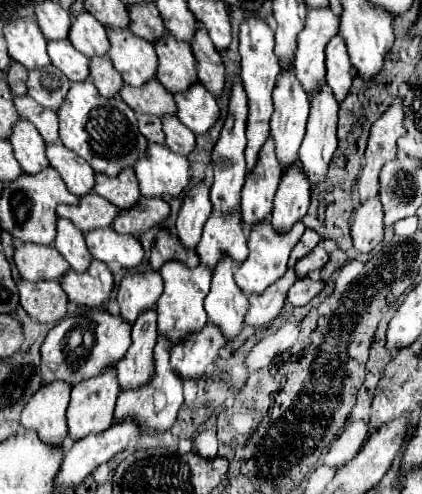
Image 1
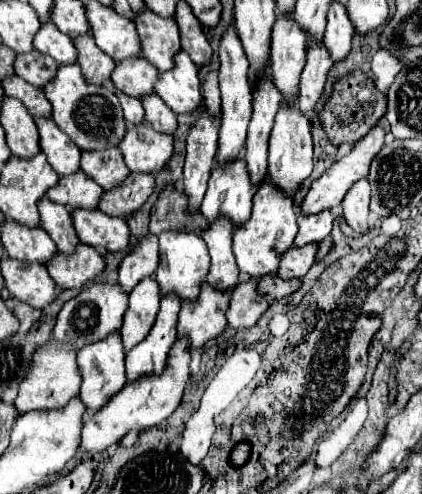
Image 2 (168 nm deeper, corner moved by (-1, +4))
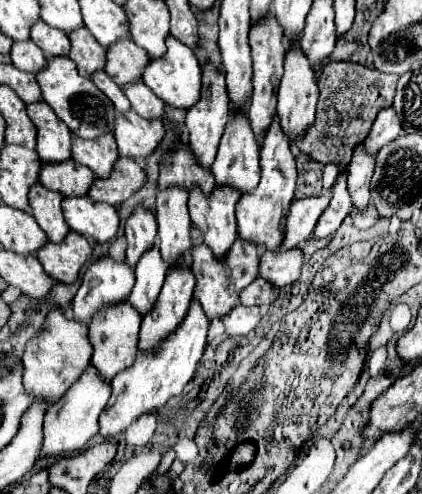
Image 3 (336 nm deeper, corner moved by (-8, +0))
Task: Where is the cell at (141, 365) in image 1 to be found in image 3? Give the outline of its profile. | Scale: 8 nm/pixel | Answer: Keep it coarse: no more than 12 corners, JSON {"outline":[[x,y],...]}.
{"outline":[[154,244],[136,264],[128,296],[140,314],[152,310],[168,264]]}

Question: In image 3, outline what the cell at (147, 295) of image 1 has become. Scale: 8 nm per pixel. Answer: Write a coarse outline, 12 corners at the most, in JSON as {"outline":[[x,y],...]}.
{"outline":[[136,208],[124,226],[128,238],[126,262],[154,244],[156,216]]}

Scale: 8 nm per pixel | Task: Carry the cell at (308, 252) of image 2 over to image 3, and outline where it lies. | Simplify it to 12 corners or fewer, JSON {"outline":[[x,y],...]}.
{"outline":[[300,250],[264,251],[258,276],[282,288],[300,276]]}

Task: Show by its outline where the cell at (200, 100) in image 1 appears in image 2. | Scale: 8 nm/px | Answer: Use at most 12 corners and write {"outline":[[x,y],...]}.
{"outline":[[185,52],[155,90],[175,114],[203,102],[199,68]]}

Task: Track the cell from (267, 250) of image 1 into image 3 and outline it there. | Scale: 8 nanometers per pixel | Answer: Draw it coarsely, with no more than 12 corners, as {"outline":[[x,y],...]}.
{"outline":[[274,114],[260,182],[236,204],[238,236],[280,250],[296,162]]}

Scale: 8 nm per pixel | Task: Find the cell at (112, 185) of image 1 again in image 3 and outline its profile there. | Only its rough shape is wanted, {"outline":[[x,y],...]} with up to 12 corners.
{"outline":[[112,132],[94,140],[72,134],[72,158],[98,178],[118,156]]}

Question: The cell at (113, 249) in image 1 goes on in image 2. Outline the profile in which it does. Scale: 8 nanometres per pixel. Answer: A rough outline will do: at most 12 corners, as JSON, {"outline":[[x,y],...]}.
{"outline":[[101,210],[71,216],[81,244],[101,252],[129,248],[123,218]]}

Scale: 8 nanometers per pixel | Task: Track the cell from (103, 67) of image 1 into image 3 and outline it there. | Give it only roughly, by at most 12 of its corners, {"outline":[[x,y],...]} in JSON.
{"outline":[[84,28],[70,38],[70,60],[82,76],[104,68],[104,48]]}

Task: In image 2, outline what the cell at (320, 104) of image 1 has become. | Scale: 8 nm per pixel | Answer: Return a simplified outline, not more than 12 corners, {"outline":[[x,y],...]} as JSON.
{"outline":[[309,42],[299,110],[315,116],[331,62],[325,46]]}

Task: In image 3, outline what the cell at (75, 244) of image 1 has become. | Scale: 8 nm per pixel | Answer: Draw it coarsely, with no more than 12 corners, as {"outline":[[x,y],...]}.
{"outline":[[36,182],[28,192],[30,214],[52,242],[70,230],[62,194]]}

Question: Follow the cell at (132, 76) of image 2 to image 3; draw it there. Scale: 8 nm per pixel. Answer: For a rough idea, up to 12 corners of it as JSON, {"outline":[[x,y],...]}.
{"outline":[[128,38],[106,48],[104,72],[118,86],[138,82],[148,54]]}

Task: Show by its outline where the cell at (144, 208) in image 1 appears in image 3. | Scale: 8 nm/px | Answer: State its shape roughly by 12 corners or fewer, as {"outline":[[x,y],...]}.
{"outline":[[120,156],[88,196],[114,208],[146,182],[134,158]]}

